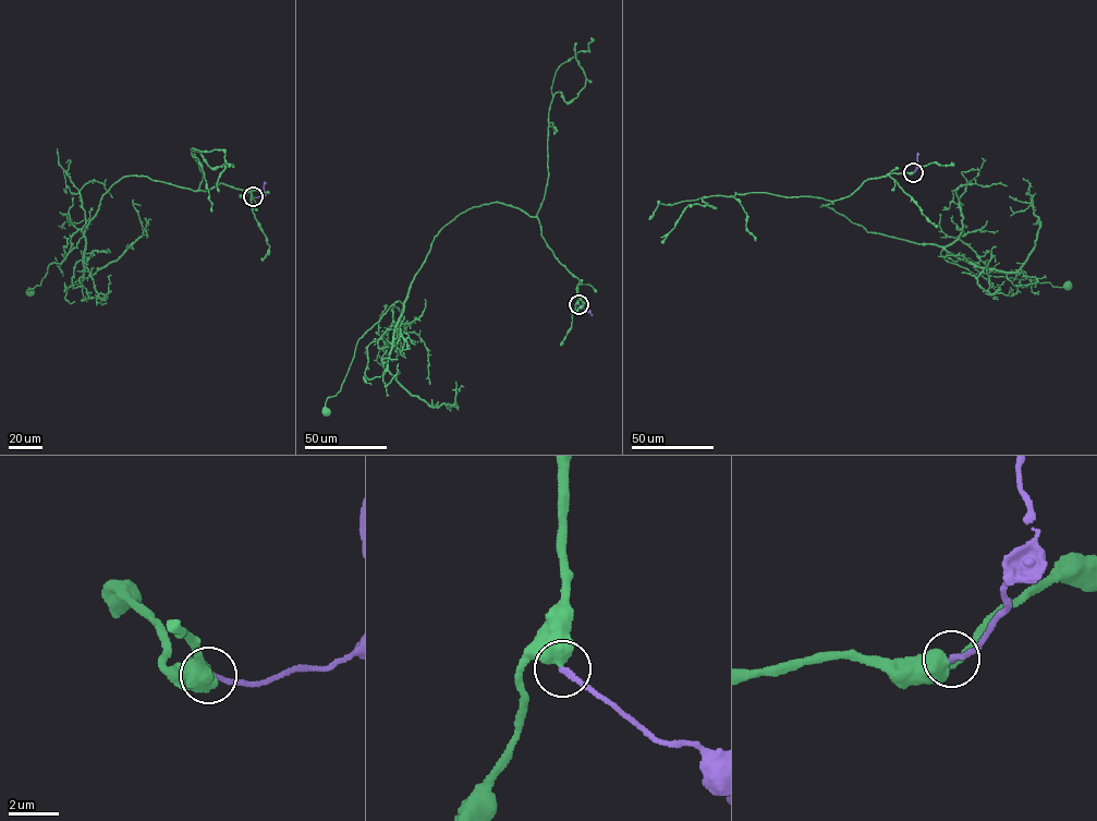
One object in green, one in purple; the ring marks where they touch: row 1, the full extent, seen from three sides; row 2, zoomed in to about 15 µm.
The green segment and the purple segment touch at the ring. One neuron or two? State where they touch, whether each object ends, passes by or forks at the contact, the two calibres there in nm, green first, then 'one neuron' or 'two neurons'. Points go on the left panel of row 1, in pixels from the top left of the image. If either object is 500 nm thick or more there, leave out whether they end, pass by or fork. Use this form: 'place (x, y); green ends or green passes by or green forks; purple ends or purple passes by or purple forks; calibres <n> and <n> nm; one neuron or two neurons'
place (253, 196); calibres 650 and 240 nm; one neuron

